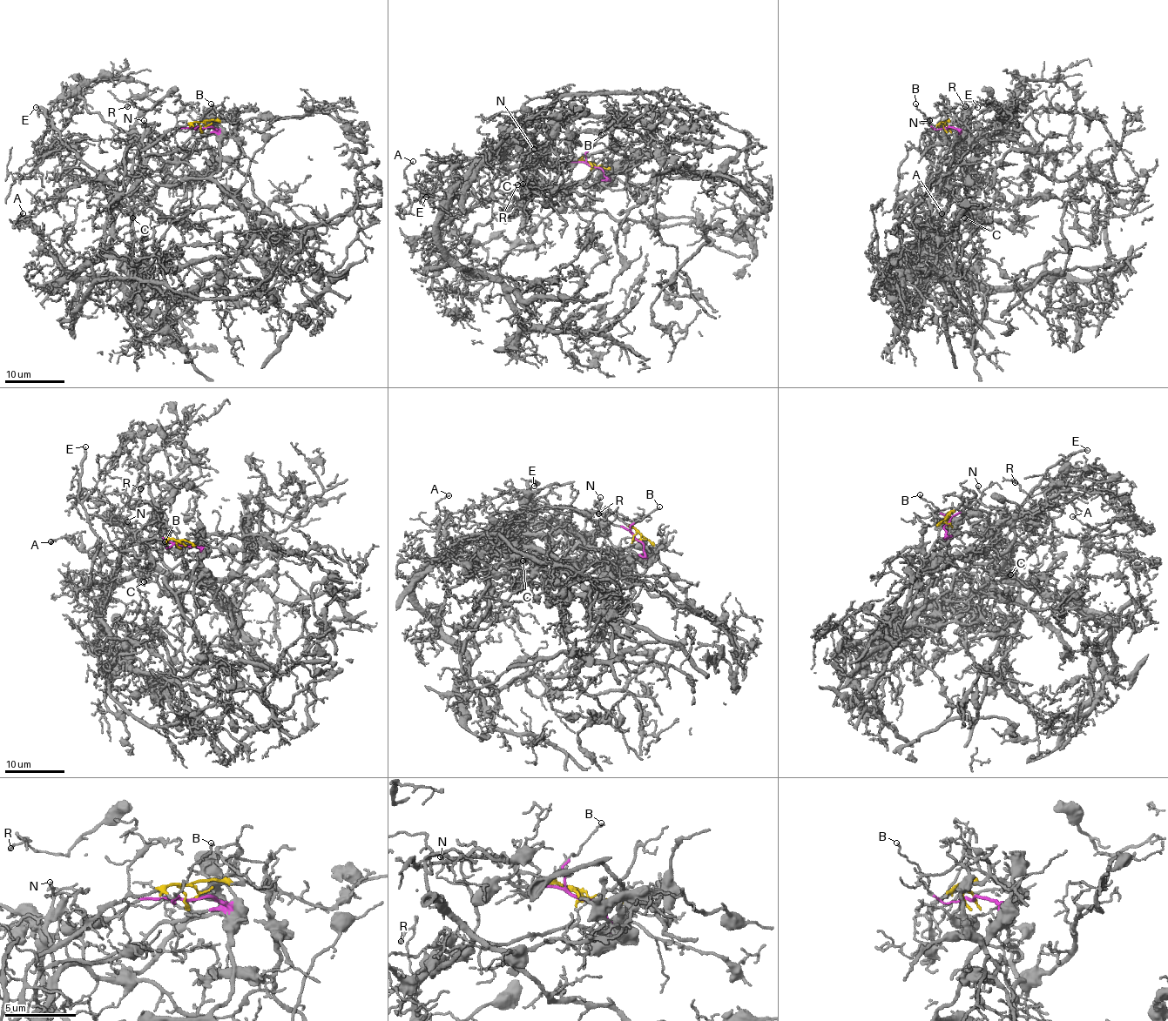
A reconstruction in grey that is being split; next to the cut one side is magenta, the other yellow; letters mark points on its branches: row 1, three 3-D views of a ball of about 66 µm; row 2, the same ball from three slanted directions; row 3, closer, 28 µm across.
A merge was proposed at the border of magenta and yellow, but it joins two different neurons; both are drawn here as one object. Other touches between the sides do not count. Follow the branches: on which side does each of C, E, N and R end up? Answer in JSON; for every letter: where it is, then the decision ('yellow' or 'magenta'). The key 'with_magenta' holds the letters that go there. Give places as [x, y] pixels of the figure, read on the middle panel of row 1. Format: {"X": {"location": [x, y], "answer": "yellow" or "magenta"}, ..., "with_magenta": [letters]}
{"C": {"location": [523, 184], "answer": "magenta"}, "E": {"location": [426, 197], "answer": "yellow"}, "N": {"location": [534, 149], "answer": "yellow"}, "R": {"location": [517, 184], "answer": "magenta"}, "with_magenta": ["C", "R"]}

